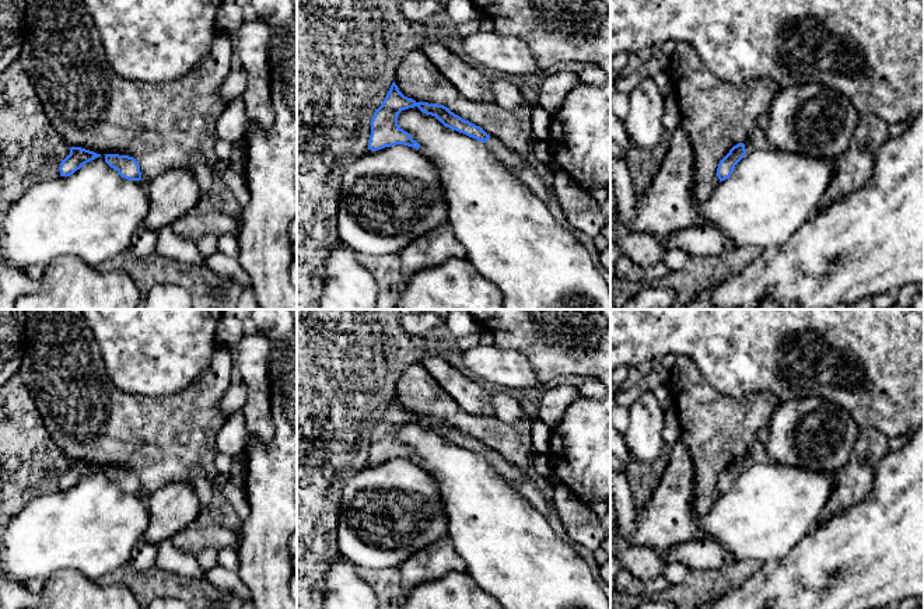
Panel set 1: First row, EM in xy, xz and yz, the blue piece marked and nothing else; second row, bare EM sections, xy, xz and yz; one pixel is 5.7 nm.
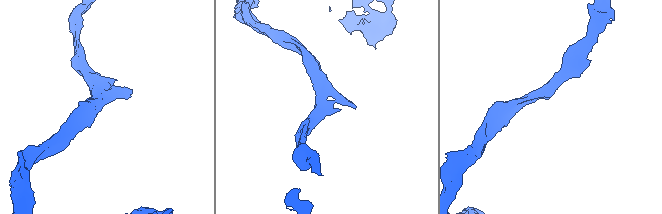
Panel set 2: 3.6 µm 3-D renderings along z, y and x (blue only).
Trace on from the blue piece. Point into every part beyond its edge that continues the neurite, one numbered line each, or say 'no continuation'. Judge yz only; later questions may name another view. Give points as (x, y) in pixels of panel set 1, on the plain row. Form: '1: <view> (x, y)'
no continuation

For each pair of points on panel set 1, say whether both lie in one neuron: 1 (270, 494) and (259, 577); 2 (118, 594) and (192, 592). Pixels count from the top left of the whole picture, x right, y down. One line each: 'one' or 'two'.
1: one
2: two

